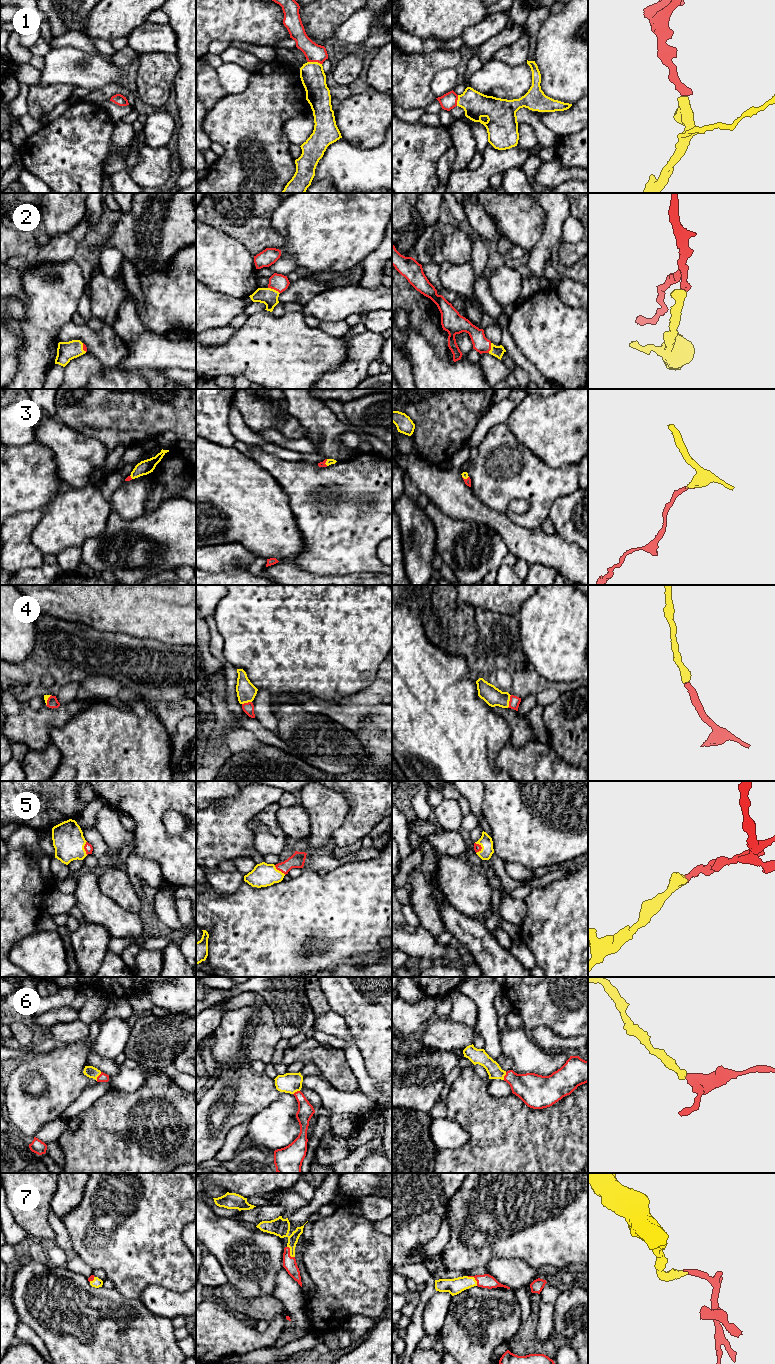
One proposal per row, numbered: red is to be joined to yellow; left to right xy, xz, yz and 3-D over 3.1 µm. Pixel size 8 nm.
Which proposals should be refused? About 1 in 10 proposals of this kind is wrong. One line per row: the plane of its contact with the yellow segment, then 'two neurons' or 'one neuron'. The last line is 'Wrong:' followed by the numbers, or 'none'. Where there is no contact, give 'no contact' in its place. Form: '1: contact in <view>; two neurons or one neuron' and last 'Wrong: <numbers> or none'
1: contact in xz; one neuron
2: contact in xz; one neuron
3: contact in xz; one neuron
4: contact in yz; one neuron
5: contact in xy; one neuron
6: contact in xy; one neuron
7: contact in xz; one neuron
Wrong: none

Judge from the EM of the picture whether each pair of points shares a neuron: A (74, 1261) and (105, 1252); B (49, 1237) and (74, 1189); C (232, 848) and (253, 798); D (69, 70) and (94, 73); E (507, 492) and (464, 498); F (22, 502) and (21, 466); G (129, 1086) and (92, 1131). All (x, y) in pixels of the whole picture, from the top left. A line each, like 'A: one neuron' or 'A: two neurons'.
A: two neurons
B: two neurons
C: one neuron
D: one neuron
E: two neurons
F: one neuron
G: two neurons

